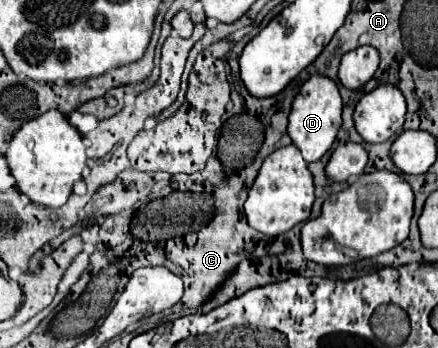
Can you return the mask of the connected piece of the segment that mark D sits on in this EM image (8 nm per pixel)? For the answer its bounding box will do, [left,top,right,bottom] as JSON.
[289,76,341,162]

